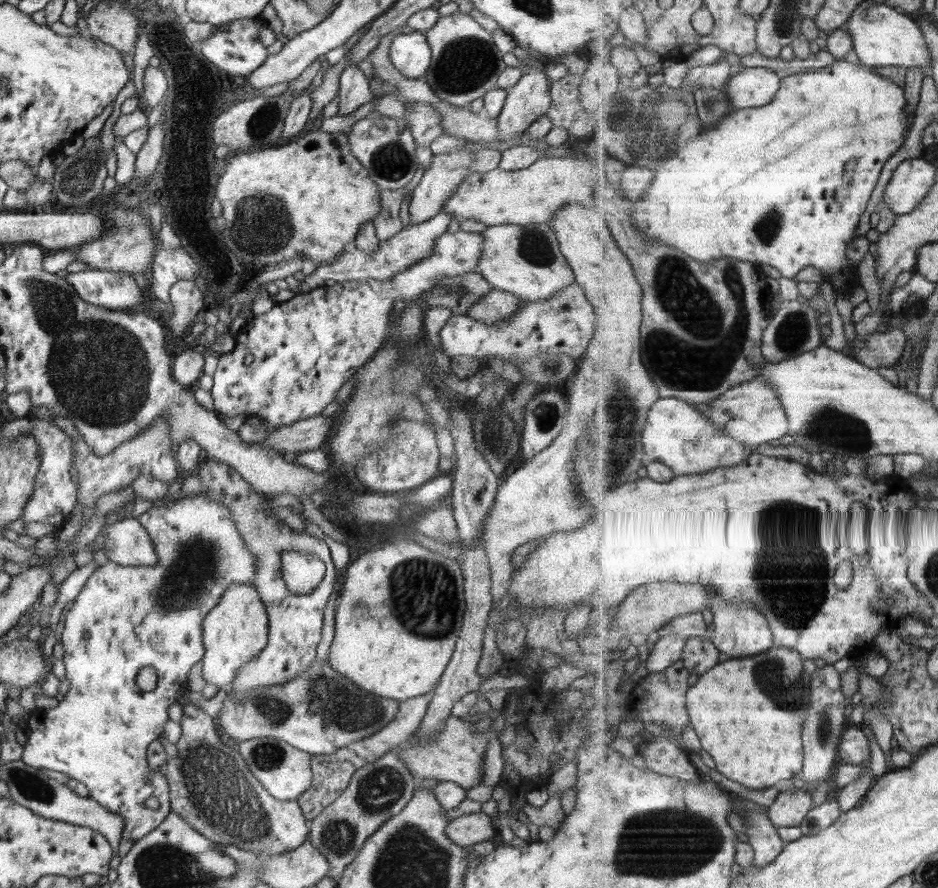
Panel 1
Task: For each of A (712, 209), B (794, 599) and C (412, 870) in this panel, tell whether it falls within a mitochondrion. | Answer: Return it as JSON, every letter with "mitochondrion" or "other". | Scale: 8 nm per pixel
{"A":"other","B":"mitochondrion","C":"mitochondrion"}

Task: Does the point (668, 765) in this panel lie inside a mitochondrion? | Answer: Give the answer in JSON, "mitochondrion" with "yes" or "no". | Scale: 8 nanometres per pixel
{"mitochondrion":"no"}

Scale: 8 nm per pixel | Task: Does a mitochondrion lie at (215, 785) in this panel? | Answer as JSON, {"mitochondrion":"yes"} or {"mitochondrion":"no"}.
{"mitochondrion":"yes"}

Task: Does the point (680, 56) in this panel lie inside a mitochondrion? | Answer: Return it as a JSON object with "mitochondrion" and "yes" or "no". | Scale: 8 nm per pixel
{"mitochondrion":"no"}

